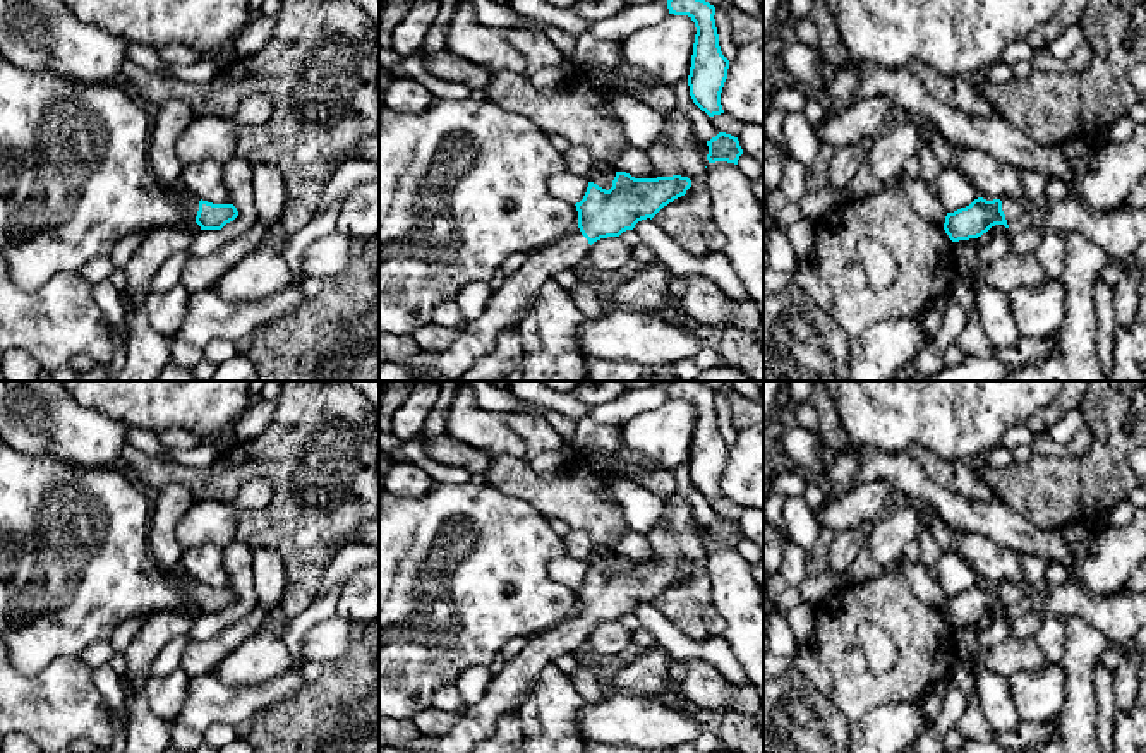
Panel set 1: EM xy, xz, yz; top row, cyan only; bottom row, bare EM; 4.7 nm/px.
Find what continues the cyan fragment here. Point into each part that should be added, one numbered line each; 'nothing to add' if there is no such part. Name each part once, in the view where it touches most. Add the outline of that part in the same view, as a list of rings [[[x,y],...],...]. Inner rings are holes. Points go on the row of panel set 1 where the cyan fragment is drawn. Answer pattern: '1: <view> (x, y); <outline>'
1: yz (1018, 210); [[[1004,197],[1000,201],[1009,228],[1021,226],[1033,218],[1033,209],[1026,197]]]

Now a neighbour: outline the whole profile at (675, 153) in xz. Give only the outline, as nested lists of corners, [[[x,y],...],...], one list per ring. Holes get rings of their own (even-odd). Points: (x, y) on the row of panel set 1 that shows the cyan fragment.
[[[679,110],[667,113],[662,134],[647,149],[647,156],[652,161],[652,172],[642,178],[681,175],[691,180],[686,194],[664,206],[652,220],[679,247],[693,254],[709,252],[703,226],[712,221],[710,192],[691,118]]]

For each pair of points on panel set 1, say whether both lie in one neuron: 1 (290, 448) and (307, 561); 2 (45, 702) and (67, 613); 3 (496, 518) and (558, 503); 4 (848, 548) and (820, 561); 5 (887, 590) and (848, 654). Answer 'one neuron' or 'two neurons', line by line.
1: one neuron
2: two neurons
3: two neurons
4: two neurons
5: one neuron

